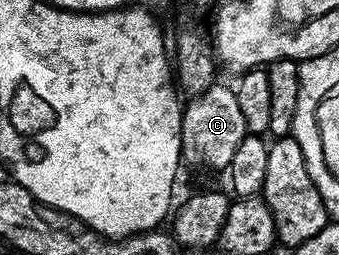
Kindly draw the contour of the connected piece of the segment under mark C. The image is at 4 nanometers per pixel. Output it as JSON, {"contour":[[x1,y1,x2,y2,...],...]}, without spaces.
{"contour":[[217,82,191,103,189,108,187,105,183,109,180,118,180,154,183,163,192,168,228,169,230,158,234,158,242,138,249,135,235,91,229,85,227,88,223,82]]}

